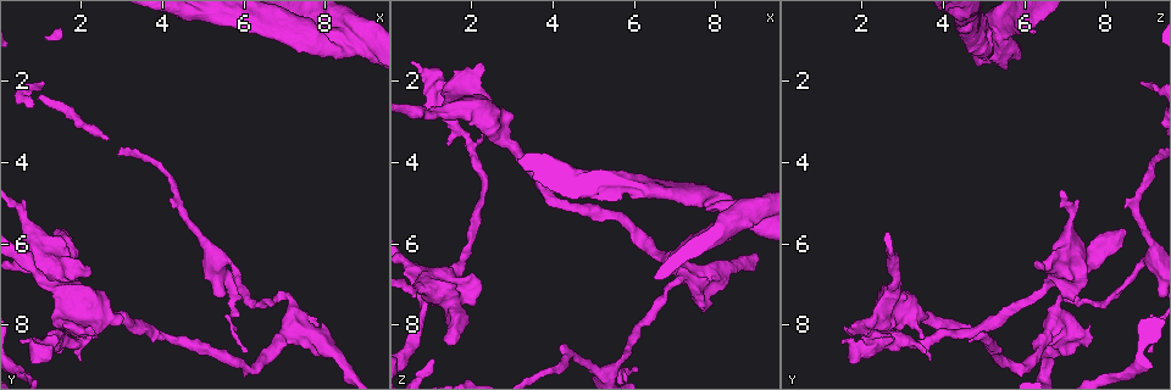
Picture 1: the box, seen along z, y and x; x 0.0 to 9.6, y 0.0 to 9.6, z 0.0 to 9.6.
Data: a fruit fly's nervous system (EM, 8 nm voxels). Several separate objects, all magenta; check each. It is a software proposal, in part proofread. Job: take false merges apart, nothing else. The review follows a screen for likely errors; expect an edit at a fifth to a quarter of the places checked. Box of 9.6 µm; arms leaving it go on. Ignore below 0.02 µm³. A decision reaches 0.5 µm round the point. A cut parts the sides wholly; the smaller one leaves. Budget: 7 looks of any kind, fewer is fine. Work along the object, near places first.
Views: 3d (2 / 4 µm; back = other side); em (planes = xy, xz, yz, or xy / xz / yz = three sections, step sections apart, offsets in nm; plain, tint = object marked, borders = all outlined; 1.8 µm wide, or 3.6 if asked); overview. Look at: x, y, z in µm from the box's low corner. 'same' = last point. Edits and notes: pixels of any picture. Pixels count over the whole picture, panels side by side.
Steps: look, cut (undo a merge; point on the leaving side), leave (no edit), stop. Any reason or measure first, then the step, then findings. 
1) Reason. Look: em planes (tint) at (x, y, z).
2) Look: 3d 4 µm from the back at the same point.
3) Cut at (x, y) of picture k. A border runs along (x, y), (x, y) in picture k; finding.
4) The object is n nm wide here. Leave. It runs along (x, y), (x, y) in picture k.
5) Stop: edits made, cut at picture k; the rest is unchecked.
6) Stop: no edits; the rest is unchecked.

Four arms meet. Look: em yz step 4 (borders) at (8.80, 0.90, 5.25).

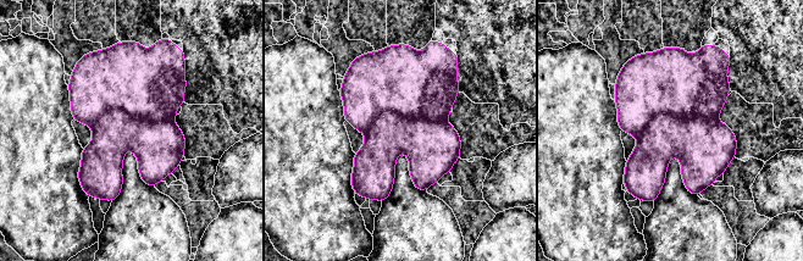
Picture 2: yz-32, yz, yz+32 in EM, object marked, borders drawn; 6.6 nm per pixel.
Cut at (670, 79) of picture 2. A border runs along (718, 121), (657, 112), (637, 140) in picture 2; two neurons meet here.

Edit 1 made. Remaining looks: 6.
Abrupt turn. Look: em 3.6 µm xy step 4 (tint) at (7.20, 8.00, 6.70).

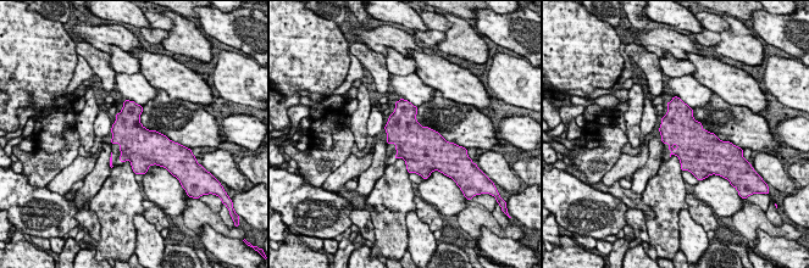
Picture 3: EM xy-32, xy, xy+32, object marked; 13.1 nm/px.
Another direction. Look: em 3.6 µm planes (tint) at the same point.

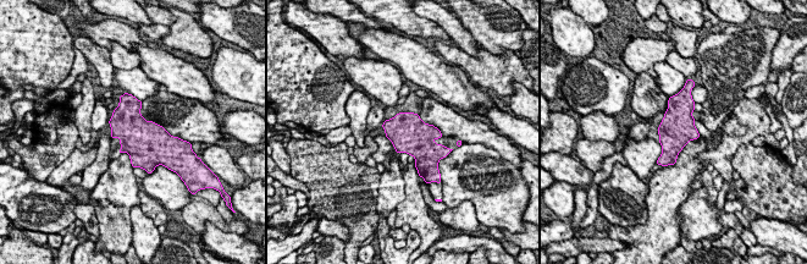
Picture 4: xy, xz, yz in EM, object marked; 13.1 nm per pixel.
Leave. All the same neuron.

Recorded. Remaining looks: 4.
Look: 3d 4 µm at (2.00, 8.45, 3.55).

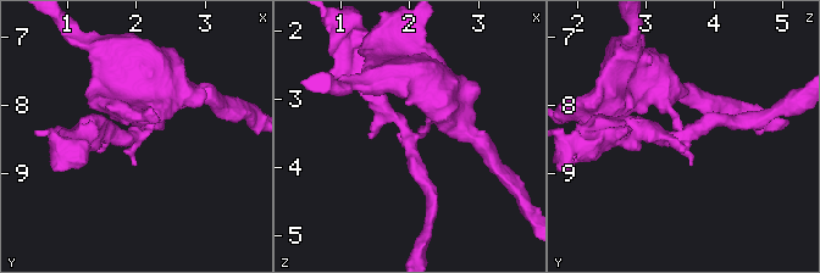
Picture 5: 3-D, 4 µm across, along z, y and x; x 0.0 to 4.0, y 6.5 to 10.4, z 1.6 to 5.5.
Look: em planes (plain) at (2.05, 8.40, 3.60).

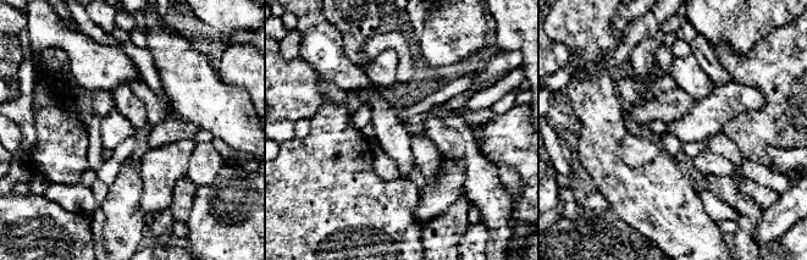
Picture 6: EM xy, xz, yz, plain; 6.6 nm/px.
Look: em planes (borders) at the same point.

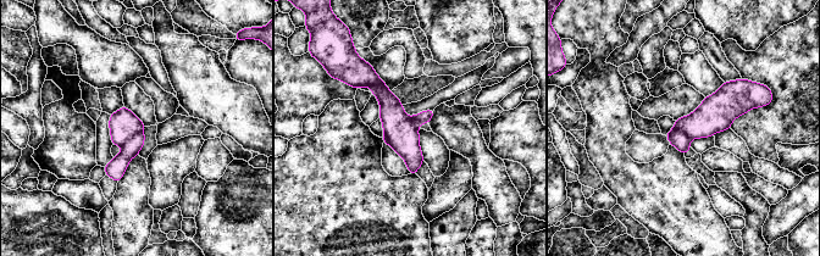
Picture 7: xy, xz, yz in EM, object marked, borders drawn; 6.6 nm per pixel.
Cut at (123, 124) of picture 7. A second neuron is stuck on.

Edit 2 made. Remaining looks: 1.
Stop: edits made, cut at picture 2, cut at picture 7; the rest is unchecked.

